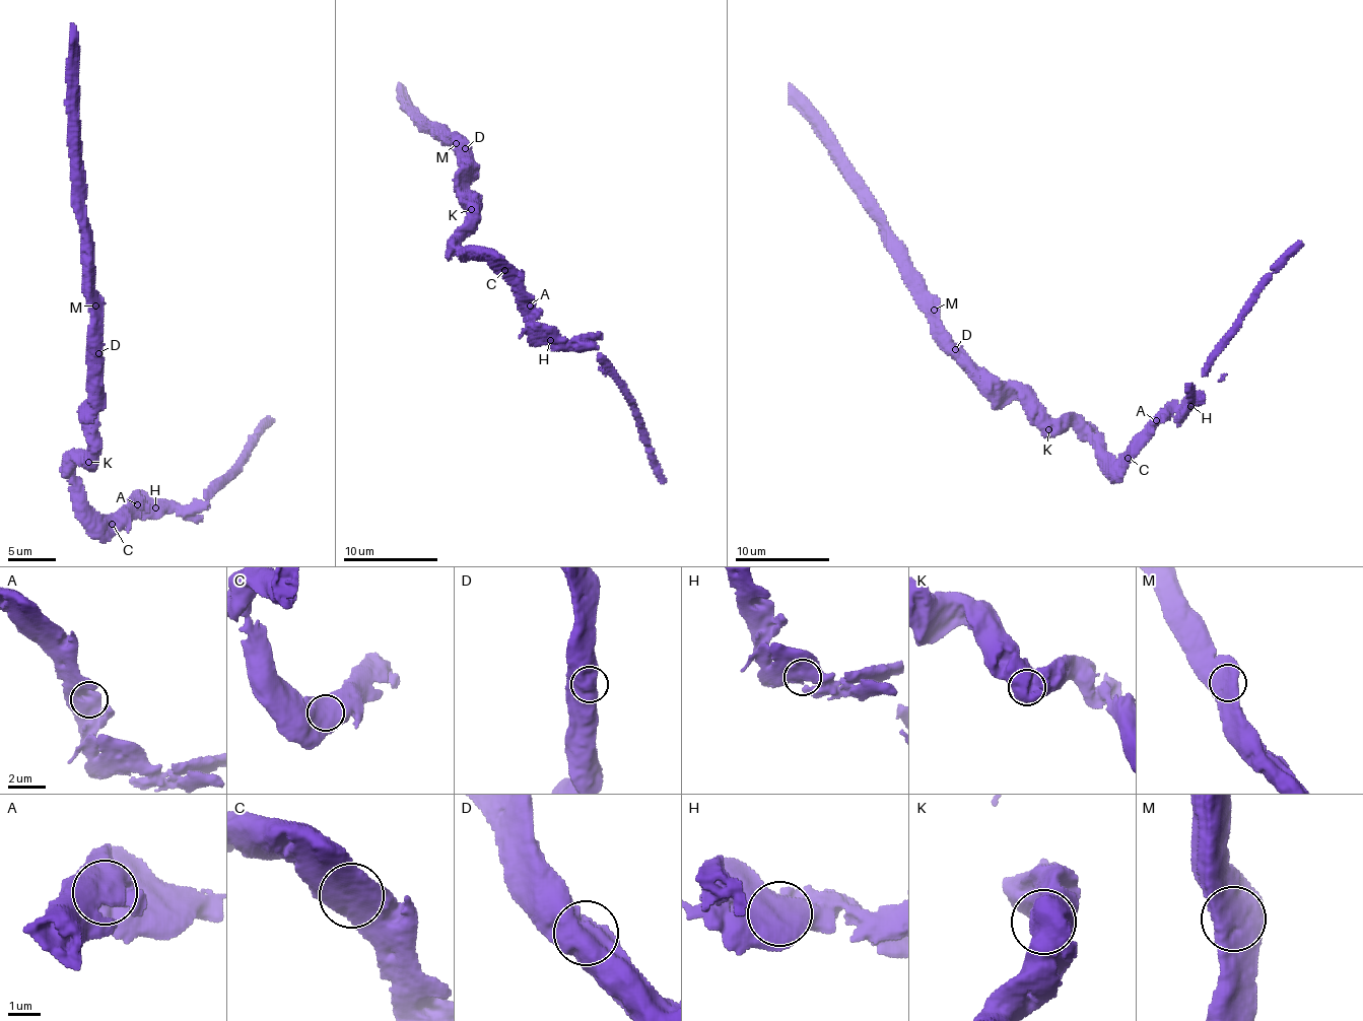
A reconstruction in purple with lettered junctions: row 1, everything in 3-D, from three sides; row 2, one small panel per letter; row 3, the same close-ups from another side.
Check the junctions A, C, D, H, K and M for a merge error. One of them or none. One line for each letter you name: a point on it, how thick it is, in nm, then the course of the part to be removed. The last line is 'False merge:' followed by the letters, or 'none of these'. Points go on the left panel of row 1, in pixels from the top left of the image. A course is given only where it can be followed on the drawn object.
False merge: none of these

